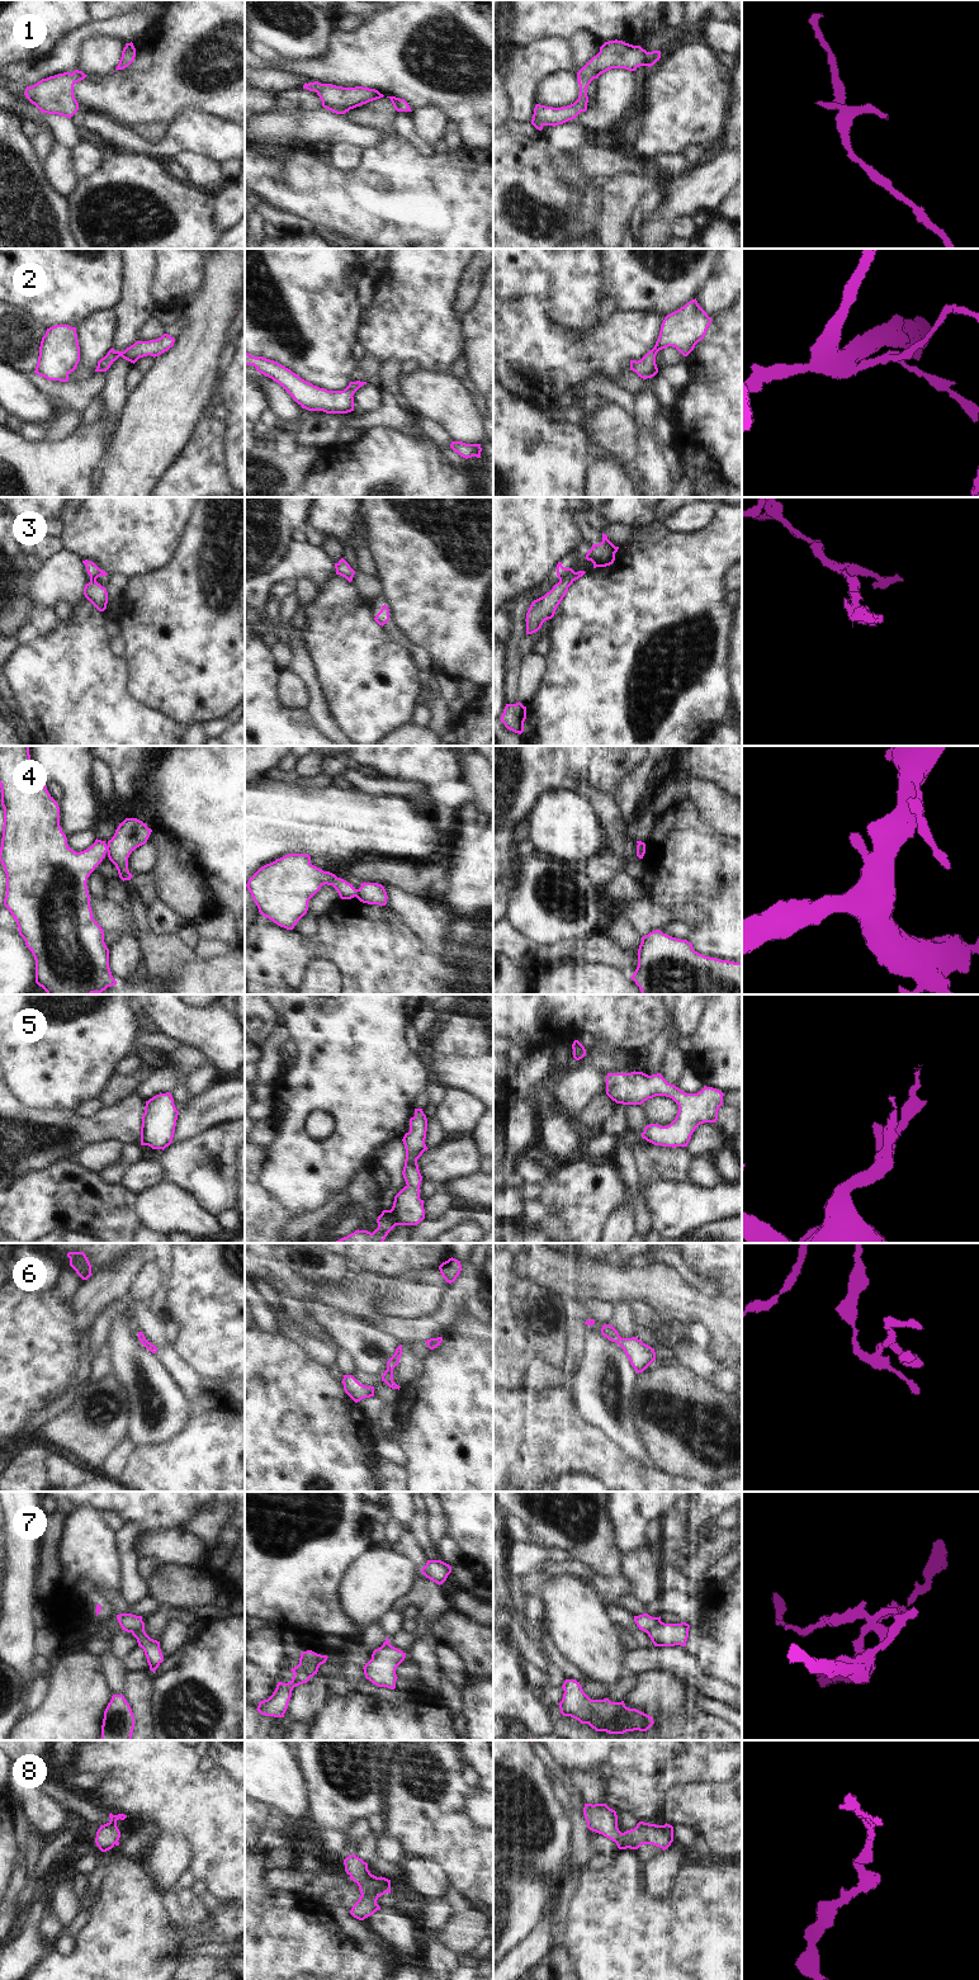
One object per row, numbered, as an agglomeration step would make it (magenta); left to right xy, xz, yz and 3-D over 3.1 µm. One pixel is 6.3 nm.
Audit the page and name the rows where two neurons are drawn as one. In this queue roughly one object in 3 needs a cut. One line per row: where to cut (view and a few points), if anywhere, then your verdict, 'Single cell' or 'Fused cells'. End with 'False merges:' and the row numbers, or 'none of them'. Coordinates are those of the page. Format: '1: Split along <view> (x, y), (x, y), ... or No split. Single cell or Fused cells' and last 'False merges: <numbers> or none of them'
1: No split. Single cell
2: No split. Single cell
3: No split. Single cell
4: Split along xz (355, 889), (356, 896). Fused cells
5: No split. Single cell
6: No split. Single cell
7: Split along yz (660, 1620), (647, 1633). Fused cells
8: No split. Single cell
False merges: 4, 7.

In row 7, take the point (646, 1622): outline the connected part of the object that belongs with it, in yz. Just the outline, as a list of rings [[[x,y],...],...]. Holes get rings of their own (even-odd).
[[[643,1613],[639,1616],[634,1616],[634,1621],[635,1621],[637,1626],[639,1627],[639,1630],[648,1634],[661,1621],[661,1616],[659,1617],[652,1617],[648,1613]]]

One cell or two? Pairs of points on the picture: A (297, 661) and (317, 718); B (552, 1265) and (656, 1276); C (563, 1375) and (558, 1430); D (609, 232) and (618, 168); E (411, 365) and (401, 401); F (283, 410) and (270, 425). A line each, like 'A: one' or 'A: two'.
A: one
B: one
C: two
D: two
E: two
F: two

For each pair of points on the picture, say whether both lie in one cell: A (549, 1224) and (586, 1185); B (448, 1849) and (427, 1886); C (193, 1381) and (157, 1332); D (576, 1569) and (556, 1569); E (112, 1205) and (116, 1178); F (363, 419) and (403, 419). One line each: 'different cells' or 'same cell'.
A: same cell
B: different cells
C: same cell
D: same cell
E: different cells
F: same cell

